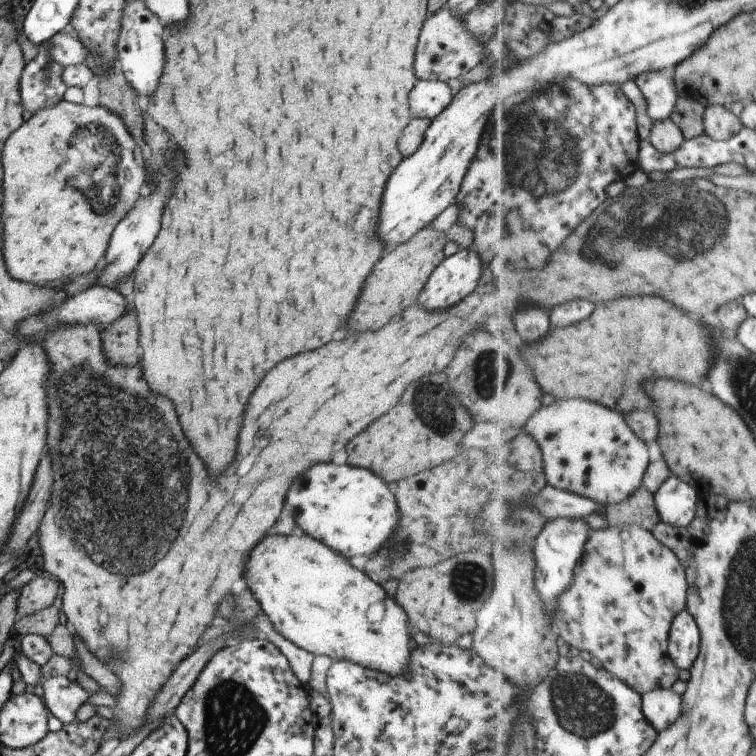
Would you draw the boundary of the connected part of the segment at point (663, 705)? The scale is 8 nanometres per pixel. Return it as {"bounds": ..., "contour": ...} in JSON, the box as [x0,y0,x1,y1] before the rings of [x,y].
{"bounds":[643,690,682,732],"contour":[[[654,690],[643,694],[645,713],[652,726],[659,732],[664,732],[676,724],[676,720],[682,716],[682,696],[674,690]]]}

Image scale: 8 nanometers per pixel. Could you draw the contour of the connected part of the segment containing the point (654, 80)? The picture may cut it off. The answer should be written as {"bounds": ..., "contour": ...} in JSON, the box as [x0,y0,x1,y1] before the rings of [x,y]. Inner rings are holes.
{"bounds":[637,71,681,121],"contour":[[[652,71],[637,78],[638,86],[648,98],[650,116],[655,121],[668,120],[676,112],[681,92],[671,72]]]}

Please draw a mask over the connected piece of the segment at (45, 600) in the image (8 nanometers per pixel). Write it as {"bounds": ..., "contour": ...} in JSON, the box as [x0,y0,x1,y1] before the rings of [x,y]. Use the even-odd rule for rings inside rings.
{"bounds":[17,576,58,616],"contour":[[[37,576],[18,592],[17,614],[28,616],[49,607],[58,596],[58,582],[48,576]]]}

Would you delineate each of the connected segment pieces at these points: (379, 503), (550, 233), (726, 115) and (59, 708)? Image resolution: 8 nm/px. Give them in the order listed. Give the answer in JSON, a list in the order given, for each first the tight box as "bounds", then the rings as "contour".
[{"bounds":[286,464,400,559],"contour":[[[320,464],[296,478],[286,496],[286,506],[290,506],[290,514],[294,512],[292,518],[296,516],[298,531],[309,534],[347,559],[370,558],[394,536],[400,522],[396,496],[391,490],[371,470]]]},{"bounds":[454,78,643,269],"contour":[[[568,78],[556,86],[556,94],[544,94],[544,98],[538,98],[536,102],[518,106],[504,118],[504,114],[496,114],[496,118],[488,118],[488,124],[481,135],[481,142],[476,154],[464,176],[461,188],[456,196],[454,204],[458,204],[458,220],[456,224],[468,228],[474,235],[474,240],[469,247],[483,256],[489,265],[500,266],[500,264],[516,264],[516,269],[530,269],[526,266],[548,266],[550,256],[554,250],[558,250],[564,240],[570,240],[570,236],[576,232],[580,224],[584,224],[608,200],[608,190],[616,186],[616,182],[632,178],[641,166],[641,145],[643,140],[640,134],[640,108],[628,94],[622,90],[620,84],[602,84],[600,86],[588,86],[576,78]]]},{"bounds":[705,105,745,141],"contour":[[[710,105],[705,116],[707,134],[717,141],[734,138],[744,130],[745,124],[741,117],[736,116],[724,105]]]},{"bounds":[41,675,92,725],"contour":[[[58,675],[43,681],[41,694],[50,714],[65,725],[77,721],[77,711],[90,700],[92,693],[78,680],[71,681],[68,676]]]}]

